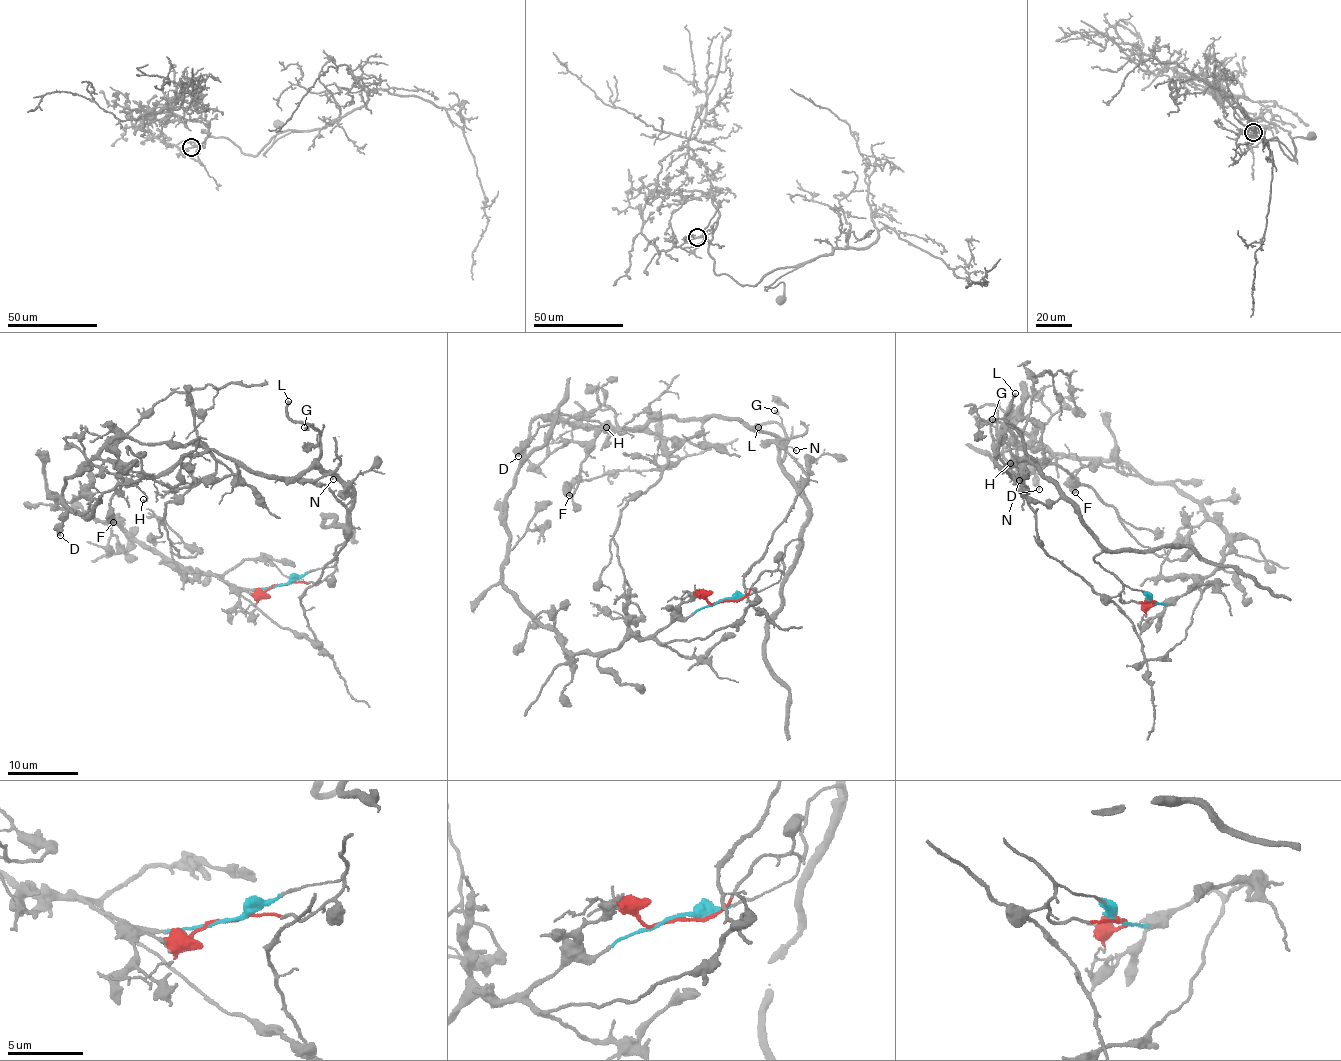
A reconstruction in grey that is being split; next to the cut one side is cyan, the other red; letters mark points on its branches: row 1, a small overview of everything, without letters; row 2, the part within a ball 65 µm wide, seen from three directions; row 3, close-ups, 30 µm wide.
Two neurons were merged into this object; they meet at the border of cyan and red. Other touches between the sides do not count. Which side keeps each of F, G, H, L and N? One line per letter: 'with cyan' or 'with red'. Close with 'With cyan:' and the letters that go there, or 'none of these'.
F: with red
G: with red
H: with red
L: with red
N: with red
With cyan: none of these

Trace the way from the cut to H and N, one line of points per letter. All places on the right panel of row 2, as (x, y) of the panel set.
H: (1153, 602), (1119, 600), (1098, 537), (1036, 467), (999, 465), (1005, 425), (1010, 464)
N: (1153, 602), (1119, 600), (1122, 583), (1095, 560), (1101, 552), (1098, 537), (1026, 460), (1017, 462), (1019, 481)

